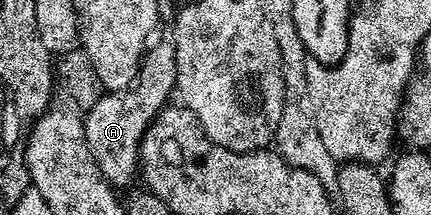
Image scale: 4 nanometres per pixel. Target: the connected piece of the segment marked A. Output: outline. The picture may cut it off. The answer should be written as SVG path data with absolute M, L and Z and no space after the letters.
M156 41L143 55L133 81L125 90L104 93L83 118L89 152L104 180L112 188L130 187L139 170L139 145L155 118L176 93L177 56L174 41Z

